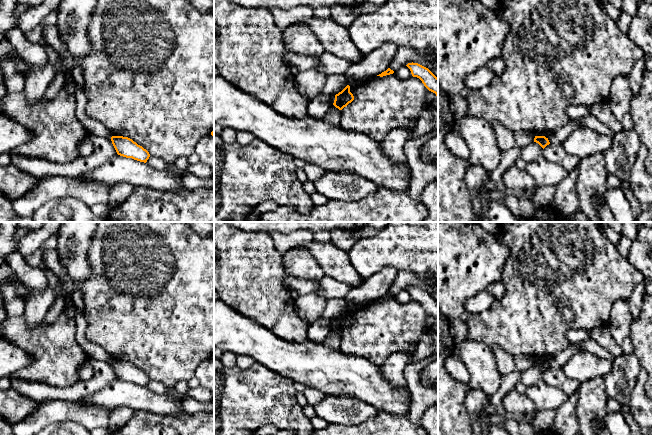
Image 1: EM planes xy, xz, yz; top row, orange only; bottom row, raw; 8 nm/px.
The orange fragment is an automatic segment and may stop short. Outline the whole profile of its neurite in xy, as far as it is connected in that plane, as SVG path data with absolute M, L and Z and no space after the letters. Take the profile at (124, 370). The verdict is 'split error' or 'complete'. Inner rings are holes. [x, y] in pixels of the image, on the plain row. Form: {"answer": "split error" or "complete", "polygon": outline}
{"answer": "complete", "polygon": "M112 360L111 365L117 378L120 380L132 382L144 387L146 387L150 381L146 373L128 361Z"}

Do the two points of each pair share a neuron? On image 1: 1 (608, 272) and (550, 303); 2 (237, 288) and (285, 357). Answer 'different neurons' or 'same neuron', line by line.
1: same neuron
2: different neurons

